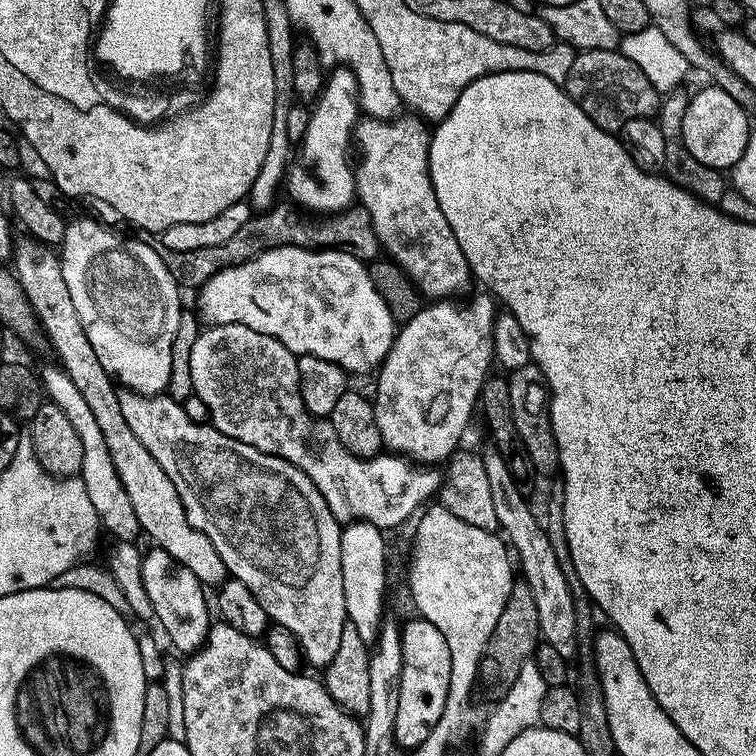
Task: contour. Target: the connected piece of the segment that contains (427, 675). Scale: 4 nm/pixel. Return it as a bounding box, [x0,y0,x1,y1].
[394,618,452,750]

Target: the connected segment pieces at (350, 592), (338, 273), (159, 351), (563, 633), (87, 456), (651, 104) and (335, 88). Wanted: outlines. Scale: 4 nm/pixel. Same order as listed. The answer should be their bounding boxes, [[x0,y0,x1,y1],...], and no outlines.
[[340,522,385,645],[198,246,398,374],[58,220,182,396],[482,446,576,659],[38,366,141,542],[562,49,662,134],[283,66,362,214]]

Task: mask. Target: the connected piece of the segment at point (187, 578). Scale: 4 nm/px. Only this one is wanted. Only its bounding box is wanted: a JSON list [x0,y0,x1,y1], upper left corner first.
[142,546,210,654]

